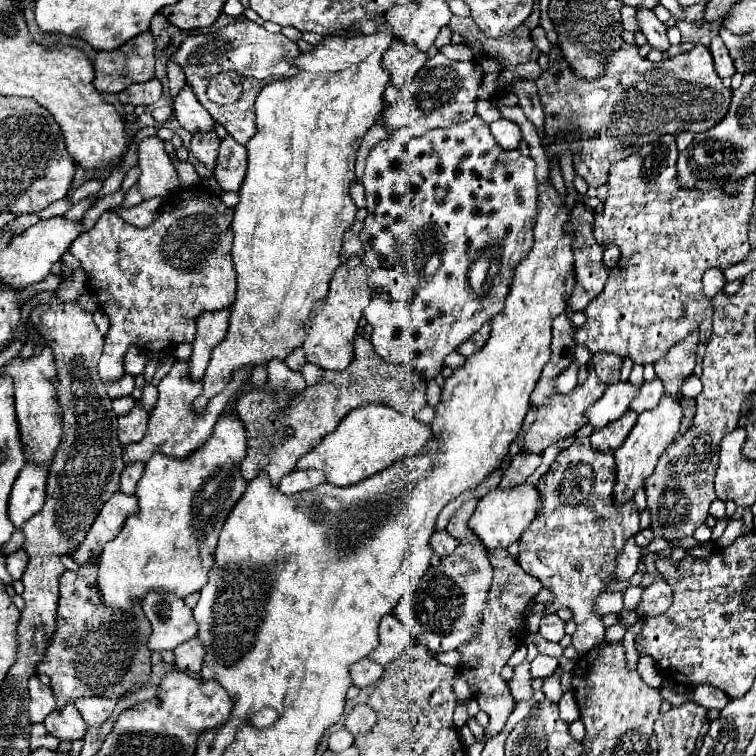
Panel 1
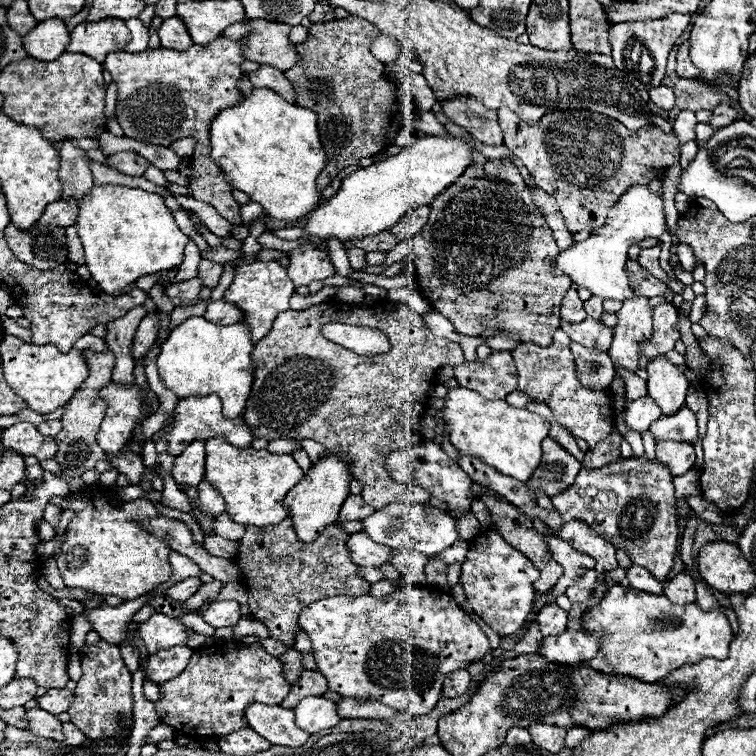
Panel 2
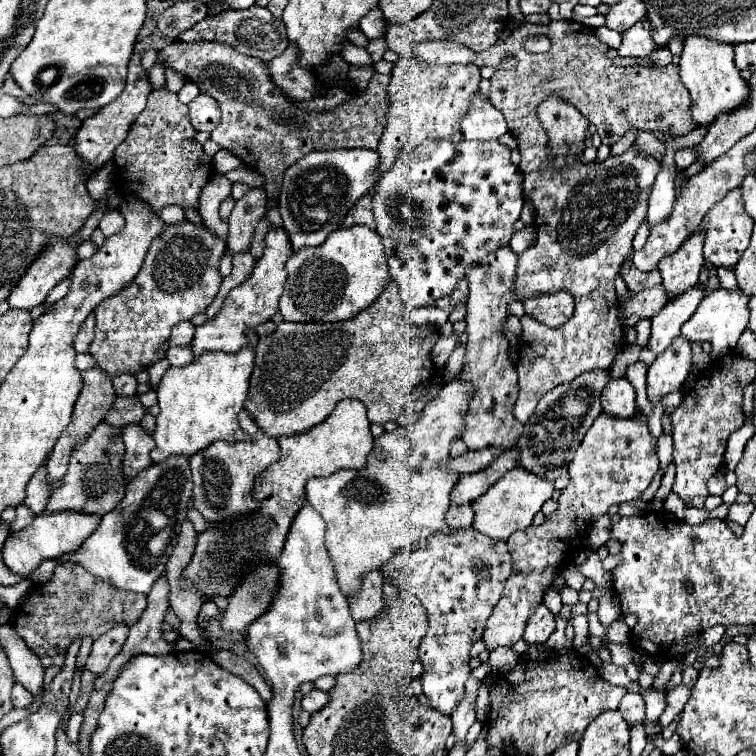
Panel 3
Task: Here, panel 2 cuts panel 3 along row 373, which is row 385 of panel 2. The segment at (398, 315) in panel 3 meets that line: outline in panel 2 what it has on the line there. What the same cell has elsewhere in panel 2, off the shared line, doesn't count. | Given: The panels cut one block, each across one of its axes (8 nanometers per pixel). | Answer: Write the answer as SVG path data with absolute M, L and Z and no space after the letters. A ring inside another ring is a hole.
M389 301L389 308L381 303L381 305L348 306L332 310L332 306L328 304L316 304L302 312L286 310L274 320L274 326L268 332L268 336L264 336L256 344L256 348L252 350L252 360L256 364L256 372L254 372L252 394L244 410L244 420L248 422L256 438L266 438L266 440L310 438L324 444L328 450L340 450L348 460L354 478L362 484L360 496L374 510L380 510L392 502L430 500L430 496L420 488L410 490L410 486L392 482L392 478L388 478L388 472L384 470L384 458L388 452L416 446L422 442L422 438L418 438L420 412L426 406L428 392L434 388L436 372L444 366L456 366L464 362L460 344L434 336L432 330L426 326L422 314L416 314L406 304L392 301ZM326 322L378 328L388 336L390 350L386 354L374 354L374 356L354 354L322 336L320 328Z

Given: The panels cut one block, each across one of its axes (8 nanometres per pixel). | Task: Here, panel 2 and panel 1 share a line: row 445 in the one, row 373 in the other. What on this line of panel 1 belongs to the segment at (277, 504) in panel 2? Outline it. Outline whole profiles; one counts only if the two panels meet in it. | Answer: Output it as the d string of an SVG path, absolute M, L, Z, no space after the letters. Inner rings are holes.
M378 16L374 22L378 22L378 30L374 34L328 34L322 38L320 44L314 46L314 50L310 52L302 52L296 56L296 68L298 68L298 76L286 78L286 80L278 80L278 82L270 82L262 88L262 92L256 98L256 134L248 140L246 150L248 150L248 170L246 170L246 178L238 190L240 202L234 208L234 222L232 222L232 230L234 230L234 246L232 246L232 260L234 260L234 268L238 274L238 290L236 290L236 302L232 304L232 312L230 312L230 328L226 338L214 348L210 364L206 368L206 374L202 378L204 382L204 392L194 400L194 408L202 410L206 406L206 402L216 396L220 392L220 384L226 384L232 376L234 370L242 368L242 366L258 366L258 364L266 364L272 358L286 358L286 354L296 348L302 346L304 340L304 330L302 330L302 322L310 316L312 306L316 300L326 298L328 294L328 284L330 278L334 274L334 270L340 266L340 246L342 246L342 236L348 228L348 224L354 220L356 214L356 204L352 202L350 196L350 184L356 180L354 176L354 162L356 162L356 152L358 146L364 138L364 134L368 132L370 126L374 126L380 118L380 112L384 108L384 90L390 82L384 66L382 66L382 58L388 50L388 46L392 44L392 26L388 24L388 20L384 16Z

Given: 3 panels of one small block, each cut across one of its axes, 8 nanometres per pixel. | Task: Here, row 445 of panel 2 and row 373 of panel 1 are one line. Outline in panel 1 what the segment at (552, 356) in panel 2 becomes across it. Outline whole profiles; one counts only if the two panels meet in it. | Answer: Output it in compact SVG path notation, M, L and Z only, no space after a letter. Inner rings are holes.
M588 366L588 378L586 378L584 384L578 384L570 394L564 394L564 396L562 394L552 394L550 398L546 398L546 402L538 410L538 416L536 416L534 424L524 434L522 452L542 454L550 444L558 442L560 438L564 438L568 434L578 432L578 428L582 428L586 424L586 410L592 406L592 402L596 402L604 394L604 390L606 390L604 382L596 376L592 366Z

